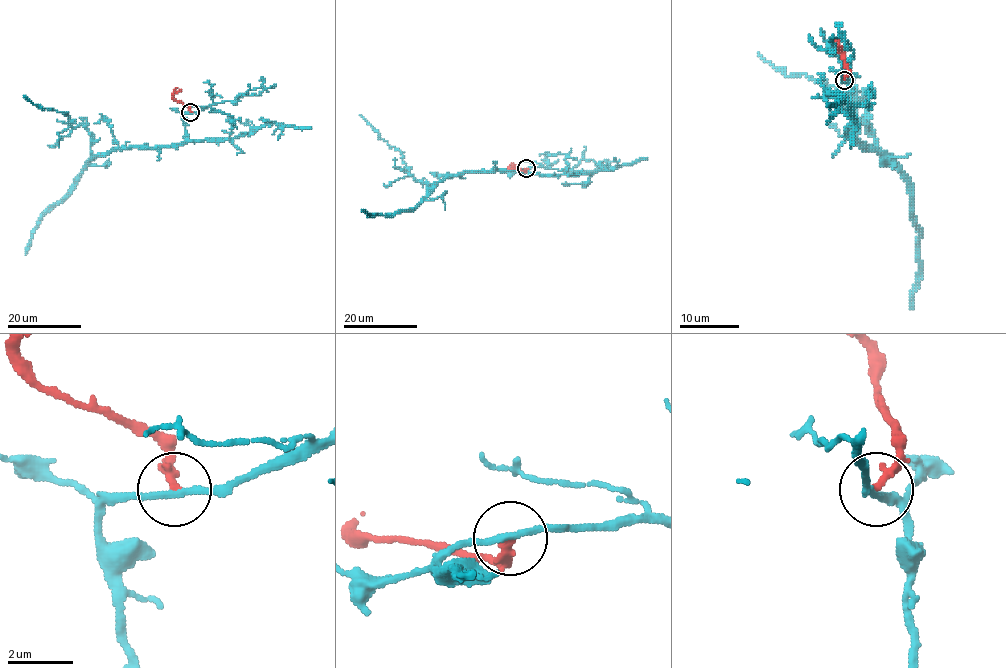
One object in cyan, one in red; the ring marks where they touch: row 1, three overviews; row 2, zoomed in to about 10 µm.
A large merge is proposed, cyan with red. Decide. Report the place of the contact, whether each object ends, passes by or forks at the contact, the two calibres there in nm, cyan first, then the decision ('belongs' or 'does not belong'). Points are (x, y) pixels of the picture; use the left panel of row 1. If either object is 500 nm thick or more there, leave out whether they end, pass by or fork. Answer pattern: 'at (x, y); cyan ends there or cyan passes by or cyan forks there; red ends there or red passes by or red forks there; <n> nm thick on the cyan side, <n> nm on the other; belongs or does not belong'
at (190, 112); cyan passes by; red ends there; 190 nm thick on the cyan side, 240 nm on the other; does not belong

